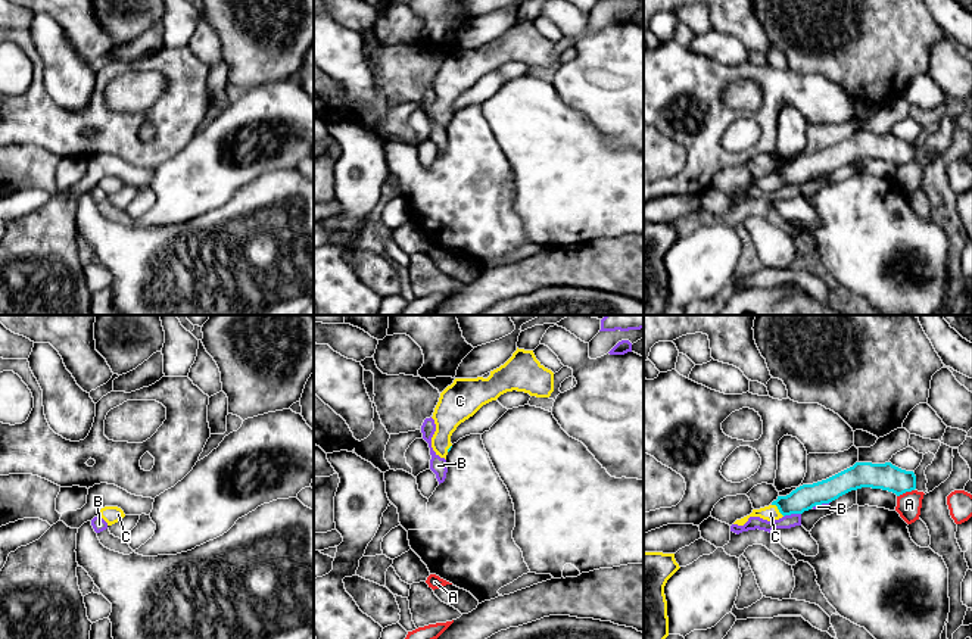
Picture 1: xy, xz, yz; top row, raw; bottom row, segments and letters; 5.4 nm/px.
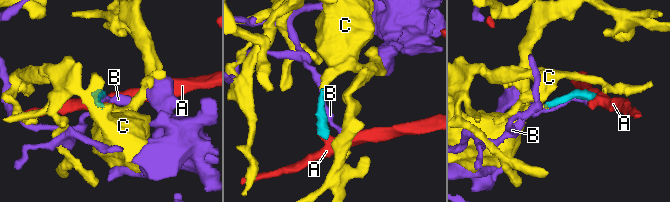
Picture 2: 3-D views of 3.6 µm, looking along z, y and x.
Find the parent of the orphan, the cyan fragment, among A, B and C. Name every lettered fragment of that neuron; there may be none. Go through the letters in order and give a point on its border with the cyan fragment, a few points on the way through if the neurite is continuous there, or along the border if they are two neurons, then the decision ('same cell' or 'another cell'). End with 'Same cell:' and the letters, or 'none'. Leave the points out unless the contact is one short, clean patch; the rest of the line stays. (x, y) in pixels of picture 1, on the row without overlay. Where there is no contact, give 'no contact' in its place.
A: yz (904, 162) | along yz (913, 159), (897, 167) | another cell
B: yz (791, 183) | along yz (800, 183), (791, 183), (784, 187) | another cell
C: yz (778, 178) | across yz (806, 167), (778, 178), (770, 183) | same cell
Same cell: C

